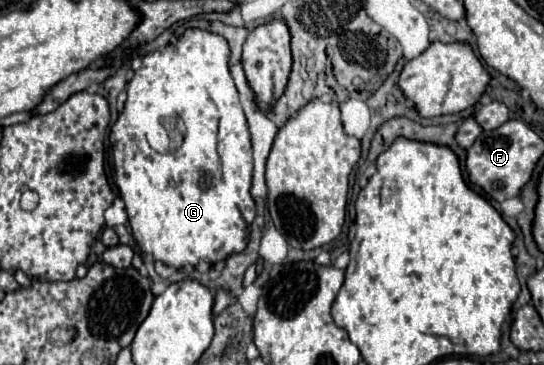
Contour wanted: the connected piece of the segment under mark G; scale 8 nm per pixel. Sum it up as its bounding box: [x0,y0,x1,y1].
[109,28,255,266]

